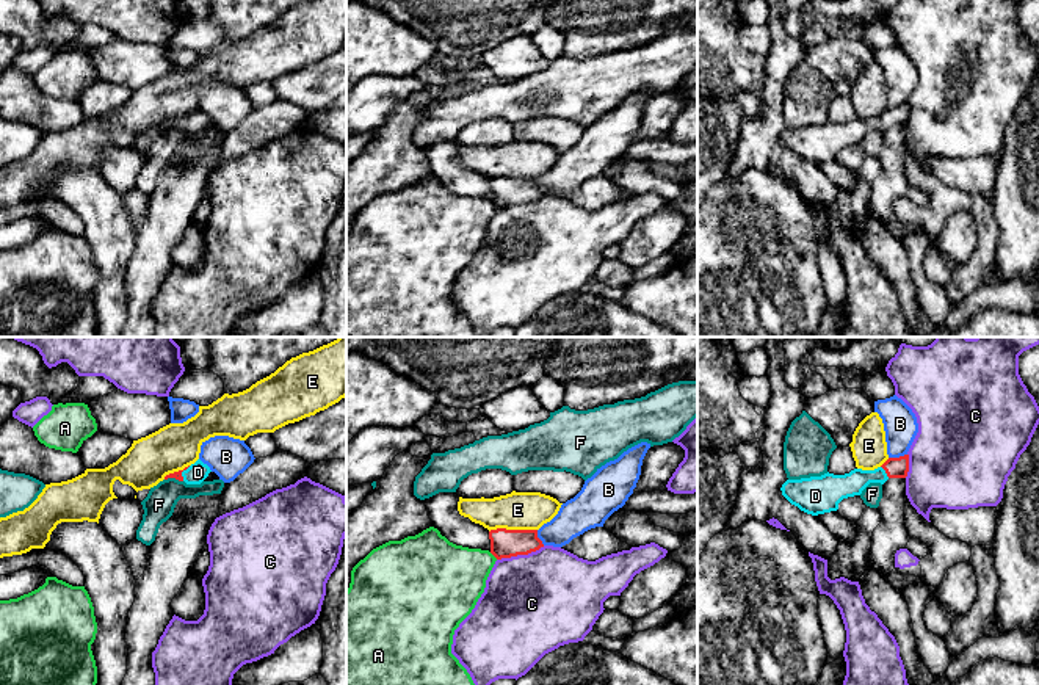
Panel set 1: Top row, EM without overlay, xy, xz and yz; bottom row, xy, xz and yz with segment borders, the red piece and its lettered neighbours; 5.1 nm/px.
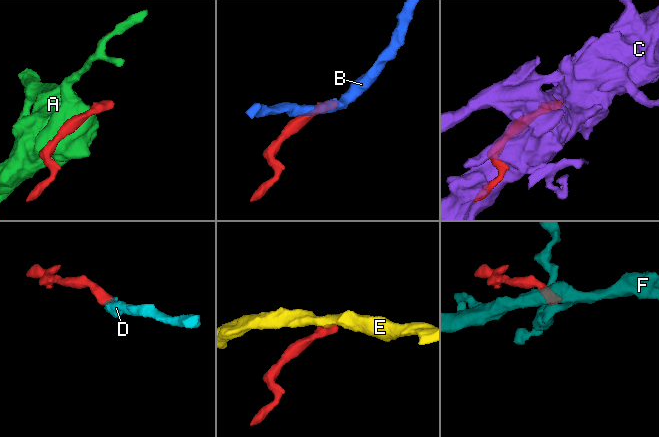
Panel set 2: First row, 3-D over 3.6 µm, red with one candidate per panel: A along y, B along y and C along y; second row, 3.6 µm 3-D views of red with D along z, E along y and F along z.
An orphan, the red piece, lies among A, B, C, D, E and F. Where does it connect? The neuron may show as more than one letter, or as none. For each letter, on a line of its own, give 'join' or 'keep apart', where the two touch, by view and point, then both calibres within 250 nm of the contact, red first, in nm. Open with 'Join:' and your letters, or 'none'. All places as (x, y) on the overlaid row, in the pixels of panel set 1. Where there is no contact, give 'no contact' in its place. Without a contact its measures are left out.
Join: D
A: keep apart; meets red in xz at (494, 555); 140 nm thick on the red side, 340 nm on the other
B: keep apart; meets red in yz at (897, 458); 110 nm thick on the red side, 180 nm on the other
C: keep apart; meets red in xz at (521, 554); 140 nm thick on the red side, 480 nm on the other
D: join; meets red in yz at (886, 472); 110 nm thick on the red side, 130 nm on the other
E: keep apart; meets red in xz at (513, 530); 140 nm thick on the red side, 190 nm on the other
F: keep apart; meets red in xy at (174, 477); 50 nm thick on the red side, 160 nm on the other

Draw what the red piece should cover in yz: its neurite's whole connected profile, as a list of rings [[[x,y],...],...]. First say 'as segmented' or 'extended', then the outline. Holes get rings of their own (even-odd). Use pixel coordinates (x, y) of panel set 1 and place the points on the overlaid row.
extended | [[[909,455],[889,458],[874,470],[854,469],[845,475],[824,473],[801,480],[787,480],[782,495],[801,511],[818,516],[838,509],[843,498],[860,495],[870,483],[884,484],[889,478],[906,478]]]

